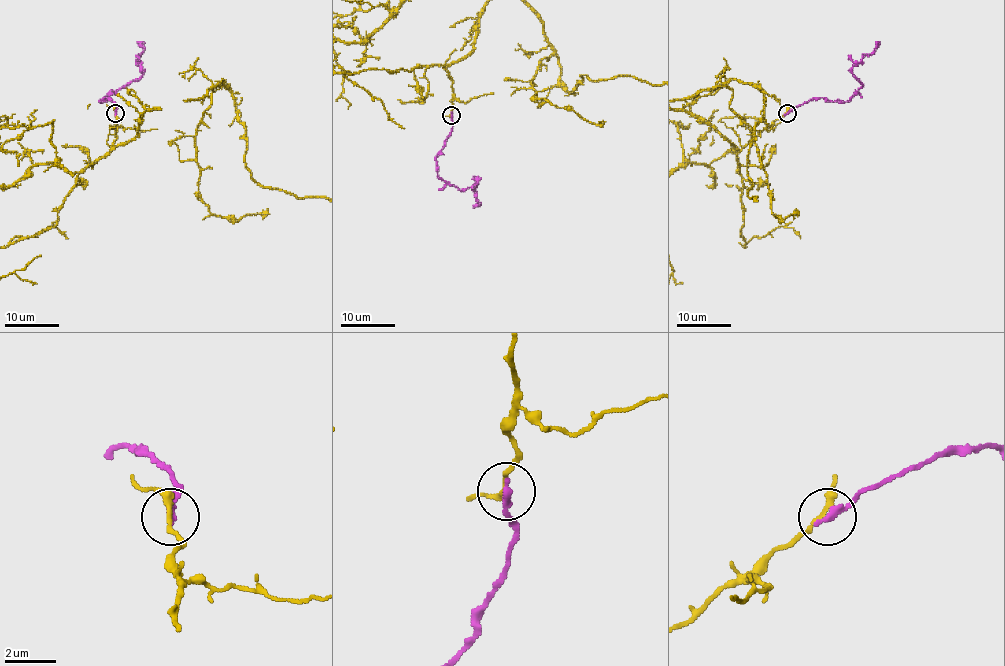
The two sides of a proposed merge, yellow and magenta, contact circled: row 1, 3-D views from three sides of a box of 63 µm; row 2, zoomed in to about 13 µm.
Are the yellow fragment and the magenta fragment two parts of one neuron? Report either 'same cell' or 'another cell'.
another cell

